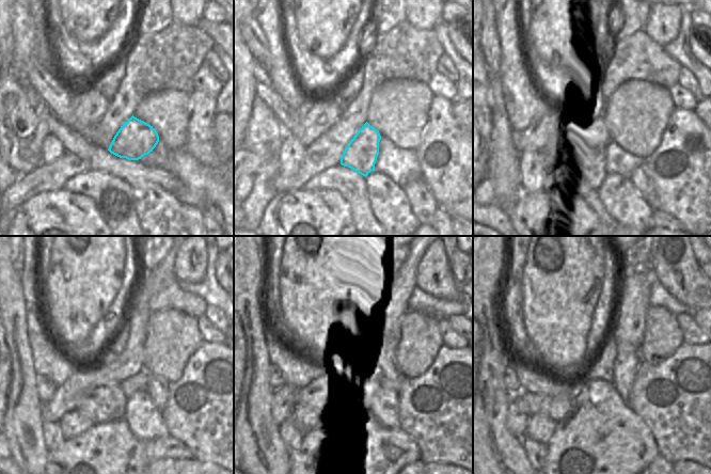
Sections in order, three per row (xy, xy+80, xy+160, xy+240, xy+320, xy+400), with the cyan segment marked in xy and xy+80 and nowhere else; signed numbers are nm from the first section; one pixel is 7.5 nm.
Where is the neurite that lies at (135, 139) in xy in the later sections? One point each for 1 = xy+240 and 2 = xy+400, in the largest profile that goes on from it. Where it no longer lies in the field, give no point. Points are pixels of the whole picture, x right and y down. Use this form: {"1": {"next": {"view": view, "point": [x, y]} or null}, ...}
{"1": {"next": {"view": "xy+240", "point": [107, 404]}}, "2": {"next": {"view": "xy+400", "point": [556, 408]}}}

